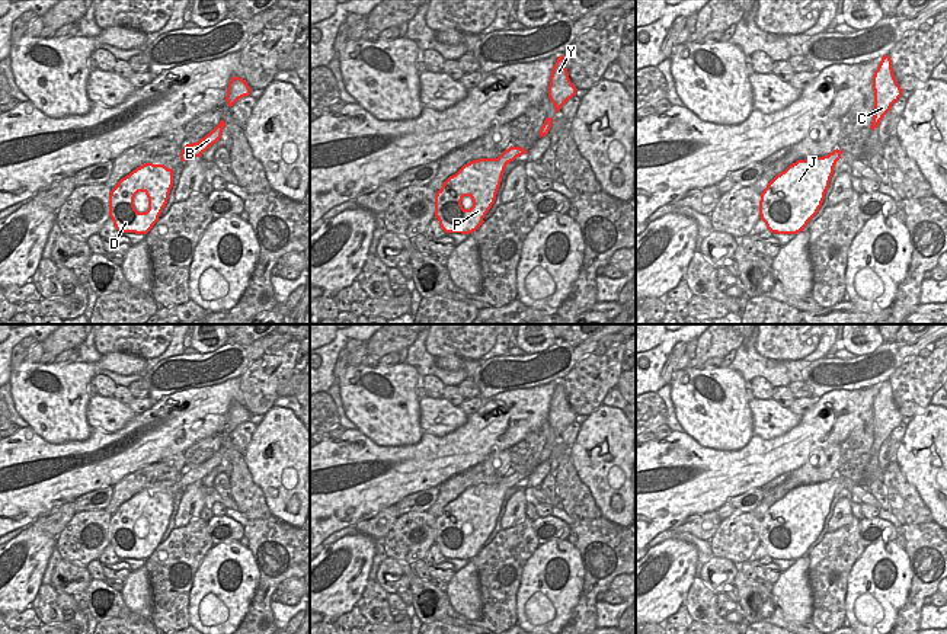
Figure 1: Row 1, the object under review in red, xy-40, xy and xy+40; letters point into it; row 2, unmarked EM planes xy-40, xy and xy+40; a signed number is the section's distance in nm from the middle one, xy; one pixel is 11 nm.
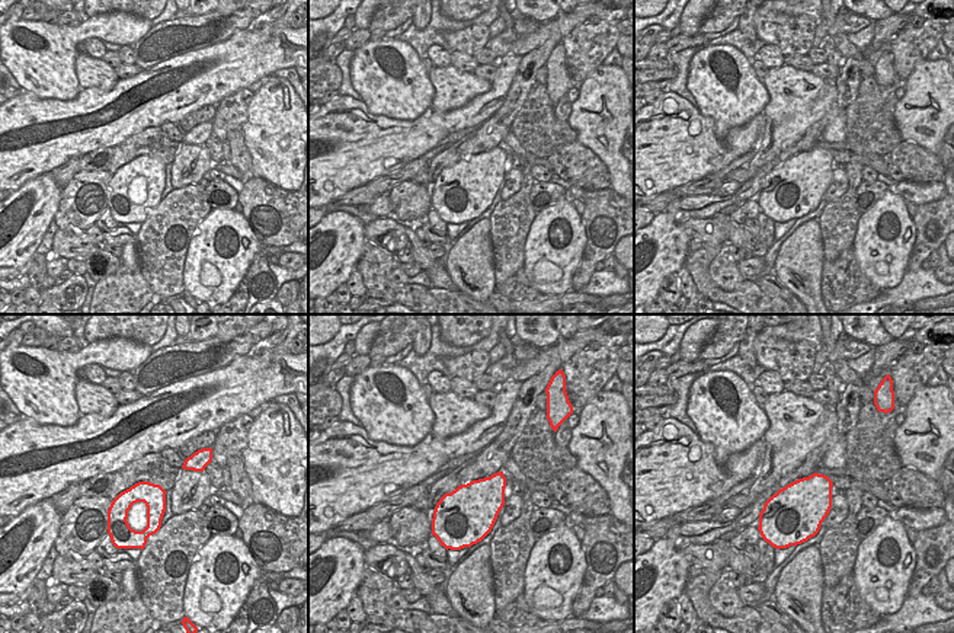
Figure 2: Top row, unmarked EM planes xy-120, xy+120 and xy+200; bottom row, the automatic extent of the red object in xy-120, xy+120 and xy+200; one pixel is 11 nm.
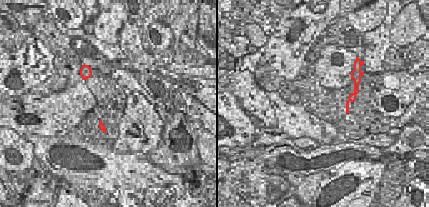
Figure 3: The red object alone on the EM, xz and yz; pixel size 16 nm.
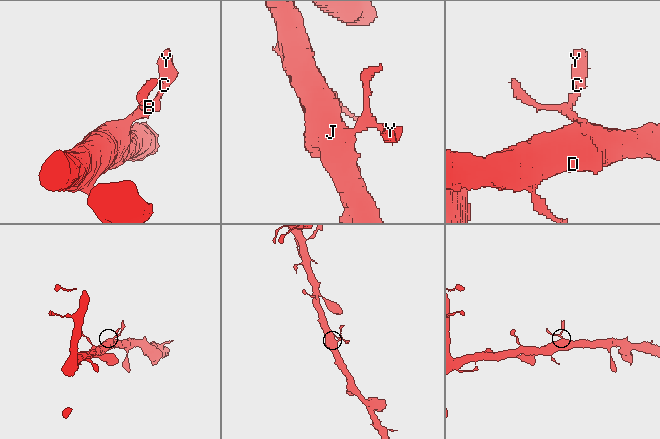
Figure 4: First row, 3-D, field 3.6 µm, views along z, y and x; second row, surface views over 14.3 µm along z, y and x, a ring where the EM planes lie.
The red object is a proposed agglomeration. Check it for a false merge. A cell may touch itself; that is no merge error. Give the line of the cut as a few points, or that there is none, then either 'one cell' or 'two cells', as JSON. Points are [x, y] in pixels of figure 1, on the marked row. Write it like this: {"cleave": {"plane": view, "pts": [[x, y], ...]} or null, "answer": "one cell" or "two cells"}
{"cleave": null, "answer": "one cell"}

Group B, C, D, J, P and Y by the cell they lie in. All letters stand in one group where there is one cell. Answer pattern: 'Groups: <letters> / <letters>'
Groups: B C D J P Y.

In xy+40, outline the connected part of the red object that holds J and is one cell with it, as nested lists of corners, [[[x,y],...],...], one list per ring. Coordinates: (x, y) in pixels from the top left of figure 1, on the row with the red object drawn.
[[[838,148],[823,157],[797,160],[761,193],[759,215],[771,233],[797,234],[818,214],[829,188]]]

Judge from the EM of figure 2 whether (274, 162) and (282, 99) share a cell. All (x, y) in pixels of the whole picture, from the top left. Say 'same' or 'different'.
same

